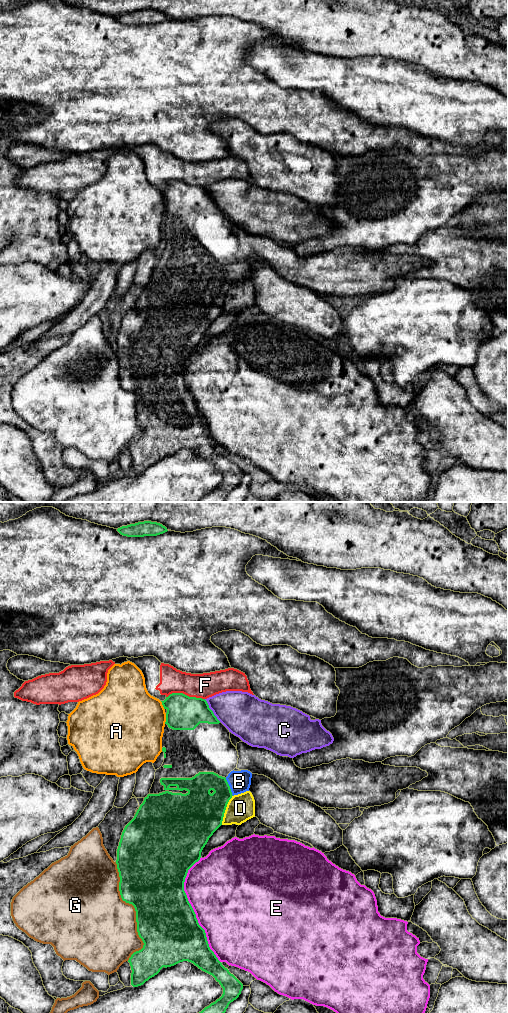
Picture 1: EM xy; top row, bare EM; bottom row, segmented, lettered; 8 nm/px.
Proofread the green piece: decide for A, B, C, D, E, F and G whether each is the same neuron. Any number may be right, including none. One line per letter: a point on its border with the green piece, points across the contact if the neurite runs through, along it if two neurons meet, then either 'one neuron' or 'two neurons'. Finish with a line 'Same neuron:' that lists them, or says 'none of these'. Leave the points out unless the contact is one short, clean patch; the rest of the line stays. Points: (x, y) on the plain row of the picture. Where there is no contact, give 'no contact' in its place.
A: contact xy (166, 206); two neurons
B: contact xy (229, 275); way xy (207, 297), (229, 275), (239, 269); one neuron
C: contact xy (211, 198); border xy (204, 187), (213, 202), (220, 209); two neurons
D: contact xy (225, 297); two neurons
E: contact xy (193, 398); two neurons
F: contact xy (184, 182); two neurons
G: contact xy (135, 398); two neurons
Same neuron: B

